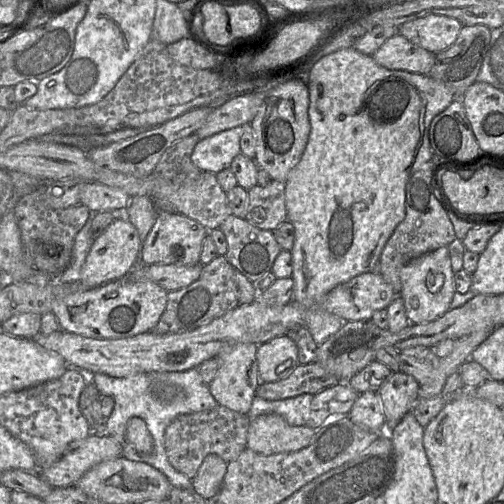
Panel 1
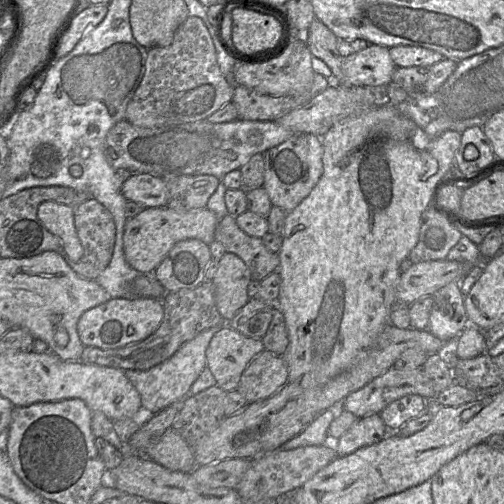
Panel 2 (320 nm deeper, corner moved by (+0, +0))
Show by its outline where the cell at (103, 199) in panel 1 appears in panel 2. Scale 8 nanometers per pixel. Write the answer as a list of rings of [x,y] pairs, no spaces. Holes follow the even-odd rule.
[[[149,173],[128,174],[122,185],[122,194],[127,201],[134,201],[144,207],[165,207],[168,190],[162,176]]]

